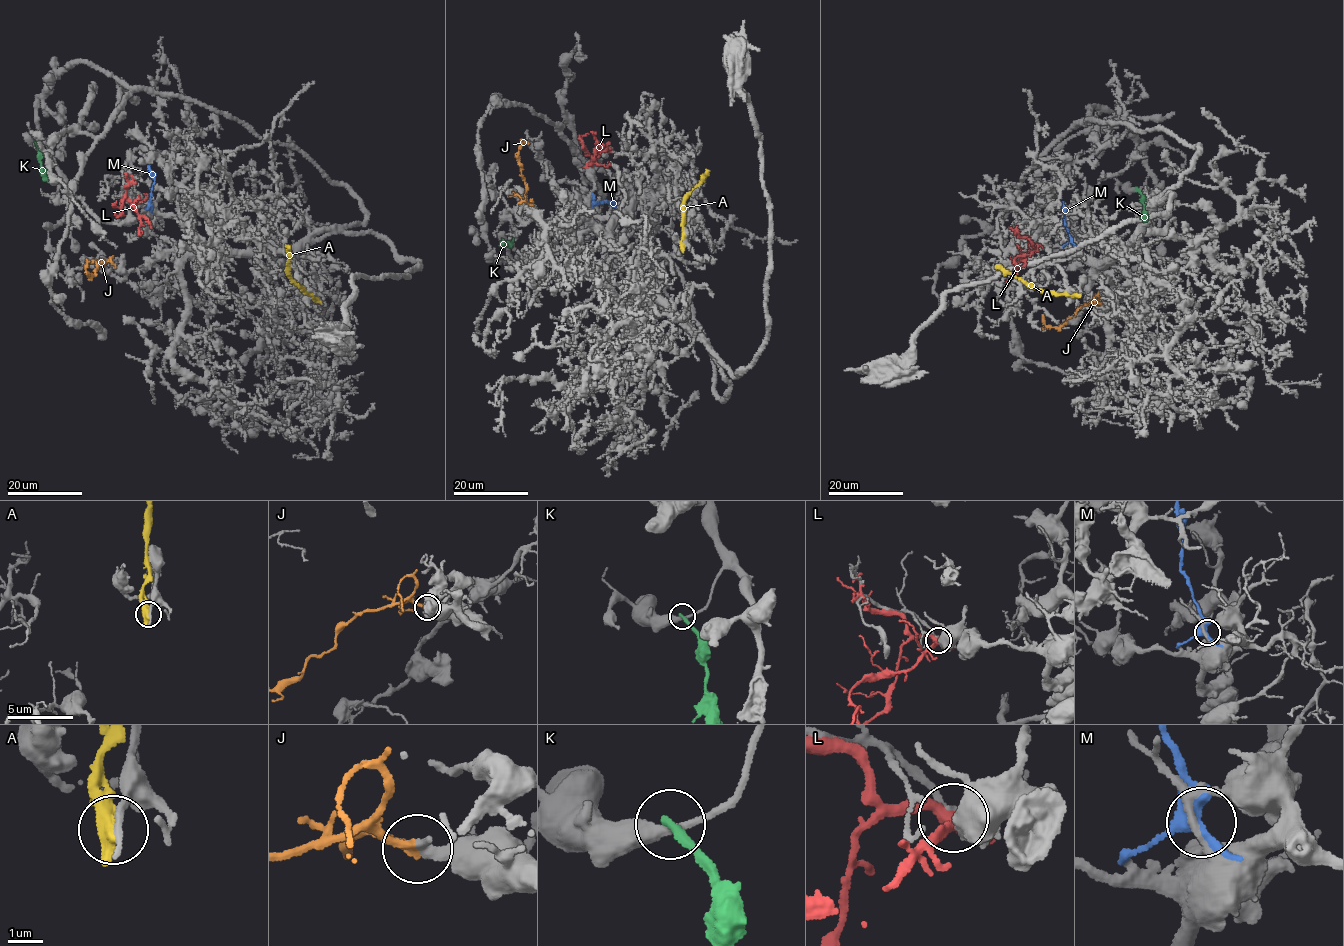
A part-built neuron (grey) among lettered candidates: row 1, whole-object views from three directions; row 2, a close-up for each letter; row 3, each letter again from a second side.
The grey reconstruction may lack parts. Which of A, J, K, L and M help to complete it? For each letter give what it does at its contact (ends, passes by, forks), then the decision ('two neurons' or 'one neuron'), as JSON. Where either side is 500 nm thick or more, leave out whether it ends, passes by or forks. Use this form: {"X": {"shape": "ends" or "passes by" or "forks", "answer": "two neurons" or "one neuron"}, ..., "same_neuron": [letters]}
{"A": {"answer": "two neurons"}, "J": {"shape": "passes by", "answer": "one neuron"}, "K": {"shape": "ends", "answer": "two neurons"}, "L": {"shape": "forks", "answer": "two neurons"}, "M": {"shape": "forks", "answer": "two neurons"}, "same_neuron": ["J"]}

